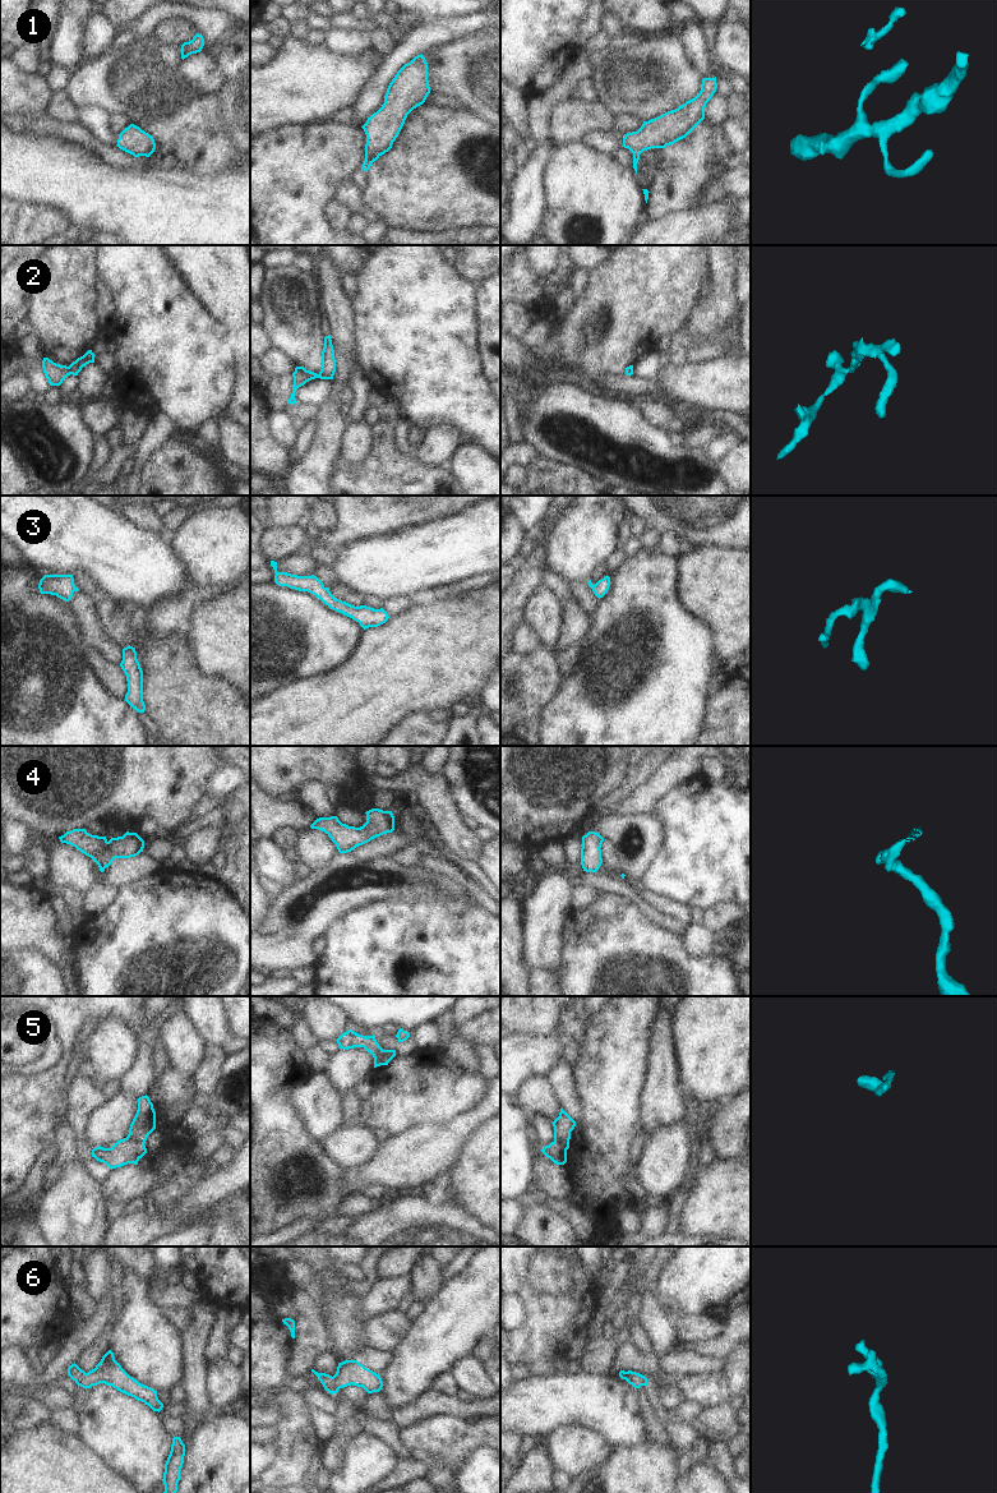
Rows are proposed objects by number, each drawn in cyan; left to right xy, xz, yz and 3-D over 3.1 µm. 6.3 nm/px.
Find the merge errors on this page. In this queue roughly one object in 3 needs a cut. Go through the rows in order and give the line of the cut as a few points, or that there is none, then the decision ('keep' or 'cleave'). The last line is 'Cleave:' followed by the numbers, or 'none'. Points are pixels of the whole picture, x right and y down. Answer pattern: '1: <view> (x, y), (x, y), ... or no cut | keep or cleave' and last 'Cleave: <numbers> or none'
1: no cut | keep
2: no cut | keep
3: no cut | keep
4: no cut | keep
5: xy (127, 1137), (143, 1143) | cleave
6: no cut | keep
Cleave: 5

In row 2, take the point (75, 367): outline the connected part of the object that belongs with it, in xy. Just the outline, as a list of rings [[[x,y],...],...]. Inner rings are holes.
[[[88,350],[83,356],[78,358],[69,367],[56,364],[49,358],[43,358],[43,373],[49,379],[50,386],[60,386],[68,375],[78,375],[83,367],[89,363],[94,363],[94,356],[96,355],[92,352],[92,350]]]

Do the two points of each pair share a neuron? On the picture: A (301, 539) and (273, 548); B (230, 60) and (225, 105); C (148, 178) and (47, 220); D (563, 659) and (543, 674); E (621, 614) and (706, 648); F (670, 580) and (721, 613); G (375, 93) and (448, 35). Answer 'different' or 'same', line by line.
A: same
B: same
C: different
D: different
E: same
F: different
G: same

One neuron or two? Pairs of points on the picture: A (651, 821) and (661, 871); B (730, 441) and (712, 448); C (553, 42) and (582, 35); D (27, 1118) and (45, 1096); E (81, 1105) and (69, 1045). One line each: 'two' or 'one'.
A: two
B: one
C: two
D: one
E: two

